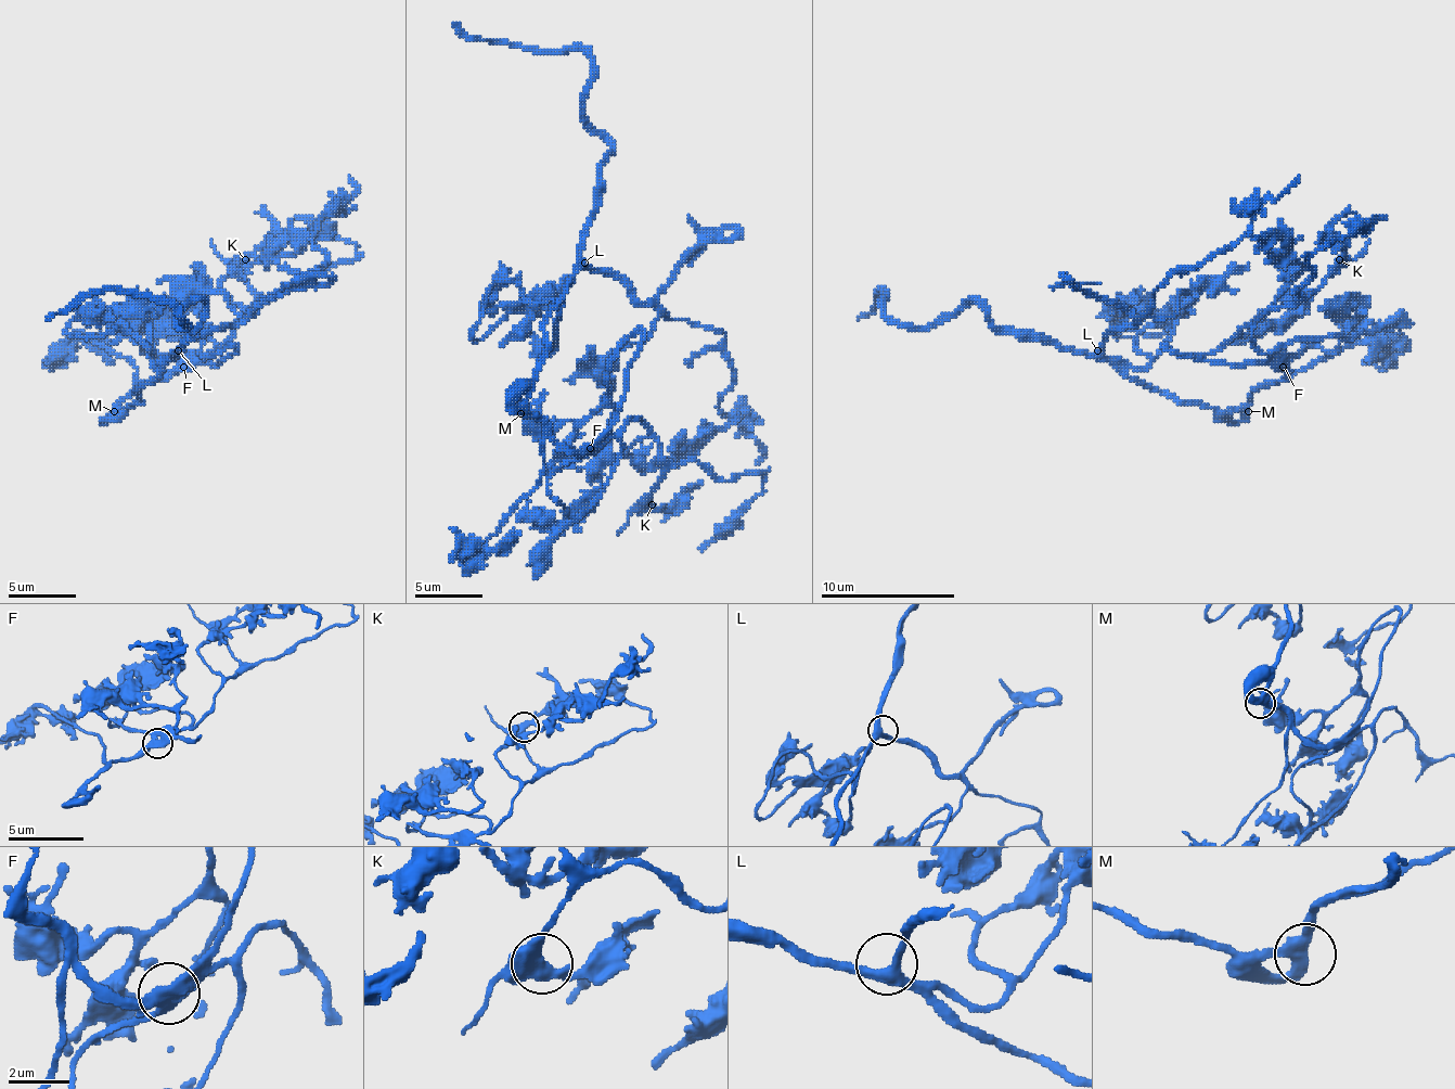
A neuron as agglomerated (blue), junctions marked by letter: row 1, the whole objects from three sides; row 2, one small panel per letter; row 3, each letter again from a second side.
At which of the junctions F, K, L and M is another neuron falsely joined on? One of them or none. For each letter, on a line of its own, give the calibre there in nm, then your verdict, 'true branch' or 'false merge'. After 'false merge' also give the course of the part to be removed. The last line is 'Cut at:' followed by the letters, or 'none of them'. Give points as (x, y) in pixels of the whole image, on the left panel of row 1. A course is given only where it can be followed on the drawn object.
F: 380 nm thick; true branch
K: 420 nm thick; true branch
L: 320 nm thick; true branch
M: 340 nm thick; true branch
Cut at: none of them

